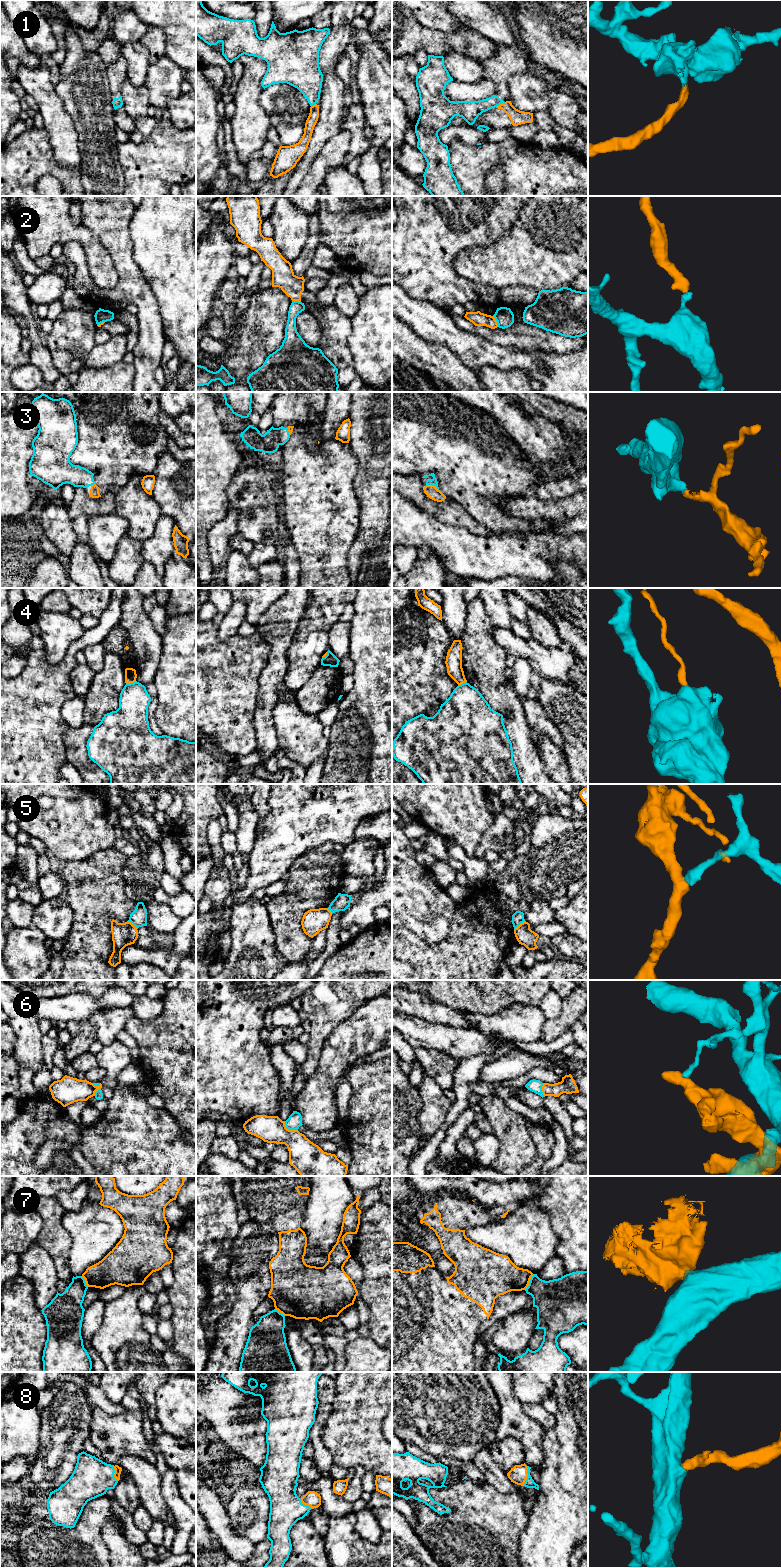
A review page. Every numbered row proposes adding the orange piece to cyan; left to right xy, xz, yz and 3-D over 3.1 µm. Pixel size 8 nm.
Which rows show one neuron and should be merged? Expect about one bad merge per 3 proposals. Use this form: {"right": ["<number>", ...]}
{"right": ["1", "3", "8"]}

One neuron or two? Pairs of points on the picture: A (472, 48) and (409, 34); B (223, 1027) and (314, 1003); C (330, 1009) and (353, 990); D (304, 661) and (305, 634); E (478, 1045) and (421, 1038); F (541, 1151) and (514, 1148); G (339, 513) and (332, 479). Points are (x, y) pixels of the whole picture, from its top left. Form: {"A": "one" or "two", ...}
{"A": "one", "B": "two", "C": "one", "D": "one", "E": "one", "F": "two", "G": "one"}

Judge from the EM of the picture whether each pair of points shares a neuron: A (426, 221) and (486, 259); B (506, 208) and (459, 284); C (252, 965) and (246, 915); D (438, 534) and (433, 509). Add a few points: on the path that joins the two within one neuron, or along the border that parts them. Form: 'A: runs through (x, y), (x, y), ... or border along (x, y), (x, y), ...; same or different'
A: border along (490, 245), (463, 249), (455, 258), (454, 267); different
B: runs through (484, 224), (474, 228), (448, 254), (448, 262); same
C: runs through (266, 958), (253, 941), (251, 929); same
D: border along (415, 505), (440, 521), (457, 526); different

